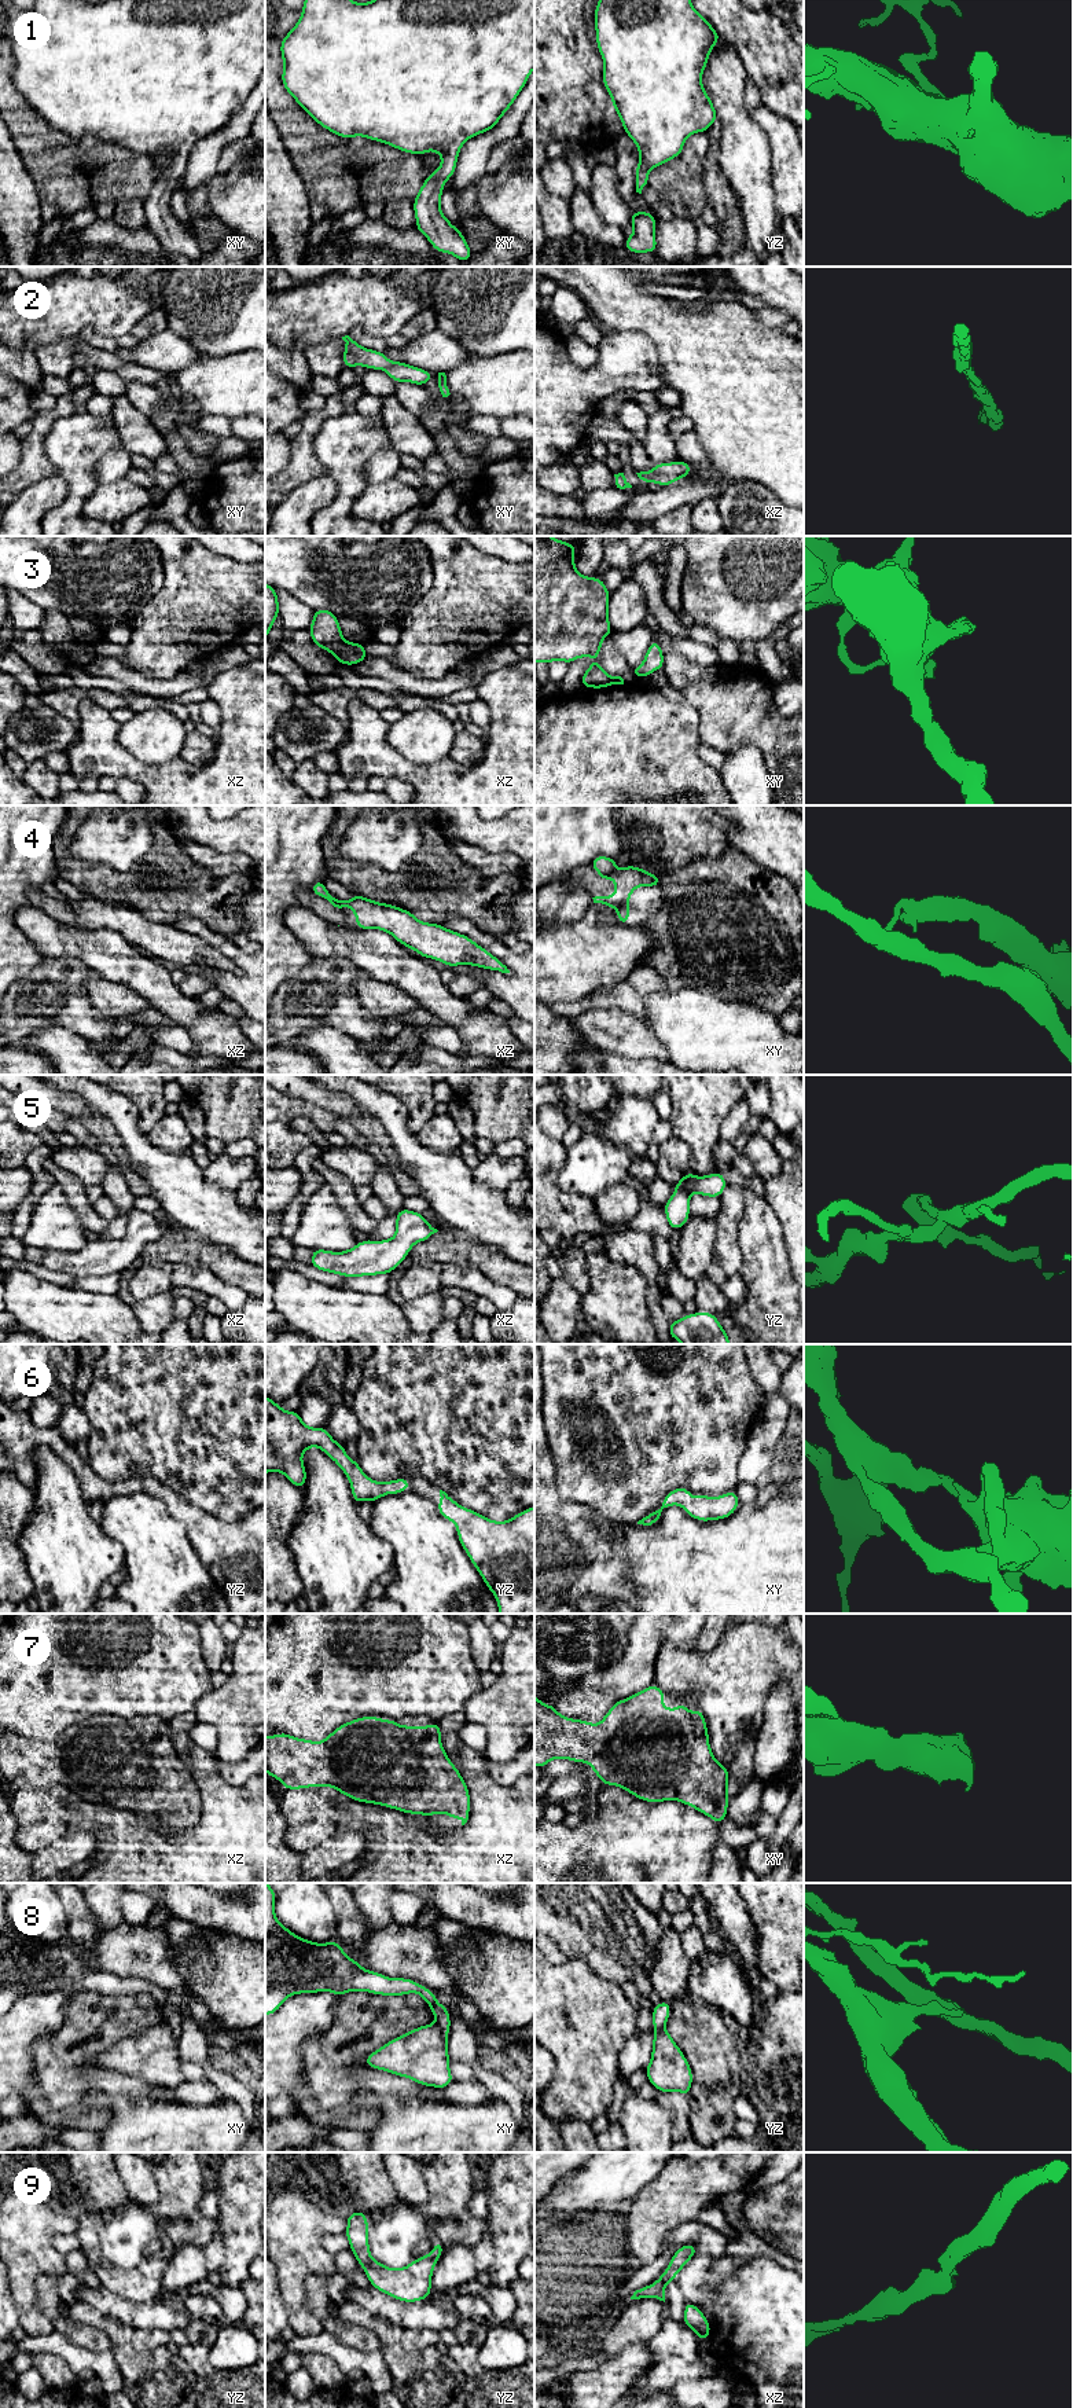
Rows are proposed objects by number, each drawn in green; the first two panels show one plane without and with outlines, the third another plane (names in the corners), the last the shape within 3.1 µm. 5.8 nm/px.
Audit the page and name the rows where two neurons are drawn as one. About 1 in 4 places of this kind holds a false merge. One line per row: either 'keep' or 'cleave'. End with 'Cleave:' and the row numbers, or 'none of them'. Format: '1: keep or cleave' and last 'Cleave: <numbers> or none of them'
1: keep
2: keep
3: cleave
4: cleave
5: keep
6: keep
7: keep
8: cleave
9: keep
Cleave: 3, 4, 8

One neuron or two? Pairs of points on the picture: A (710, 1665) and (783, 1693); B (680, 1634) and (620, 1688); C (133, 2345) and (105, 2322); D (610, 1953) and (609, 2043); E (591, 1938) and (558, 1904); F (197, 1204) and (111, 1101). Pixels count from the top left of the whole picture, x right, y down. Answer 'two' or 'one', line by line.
A: two
B: one
C: one
D: two
E: one
F: one

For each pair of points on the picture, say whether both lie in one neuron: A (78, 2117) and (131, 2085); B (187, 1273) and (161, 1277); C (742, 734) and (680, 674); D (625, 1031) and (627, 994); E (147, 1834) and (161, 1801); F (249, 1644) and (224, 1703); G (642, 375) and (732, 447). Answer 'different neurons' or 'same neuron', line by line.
A: same neuron
B: different neurons
C: same neuron
D: different neurons
E: different neurons
F: same neuron
G: different neurons

